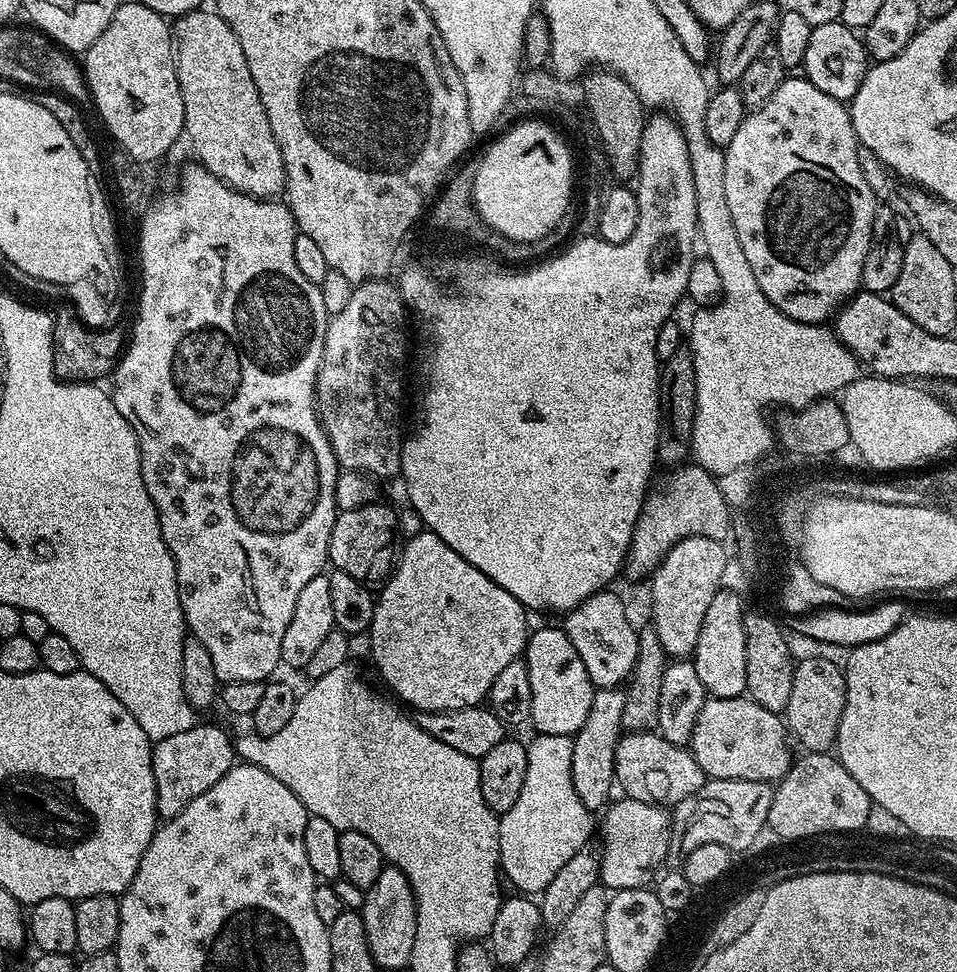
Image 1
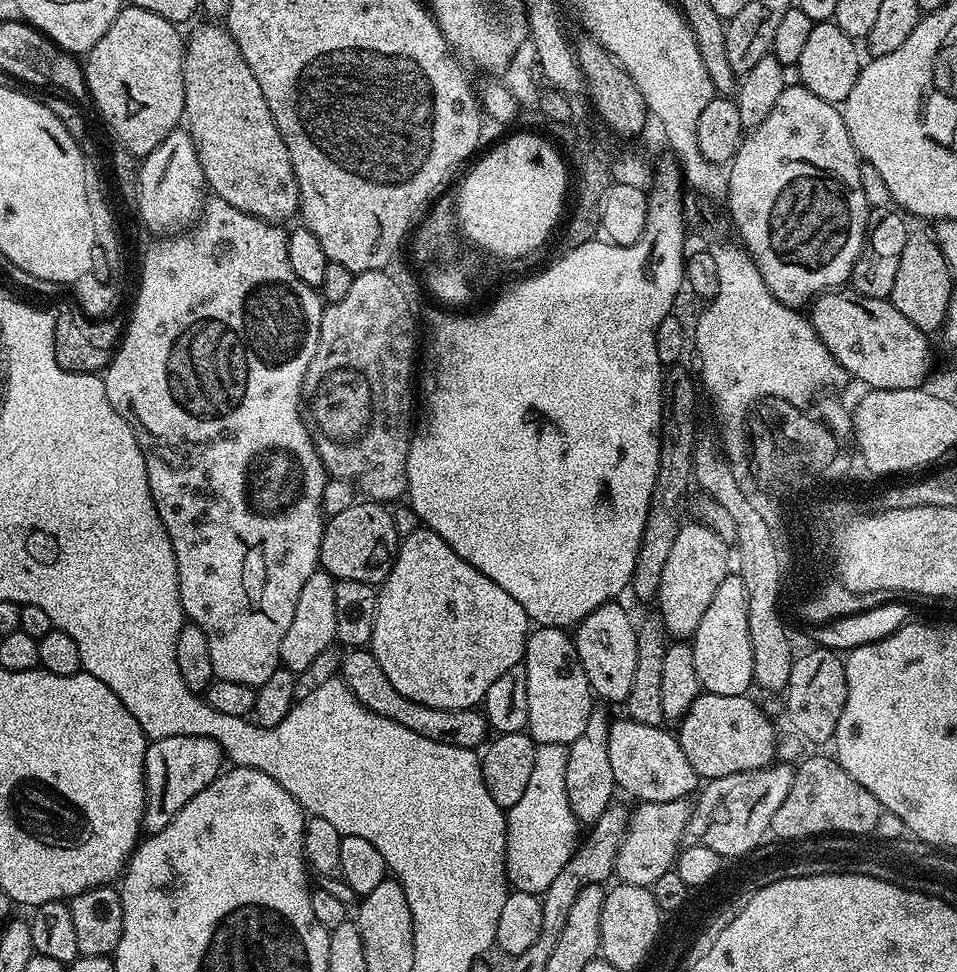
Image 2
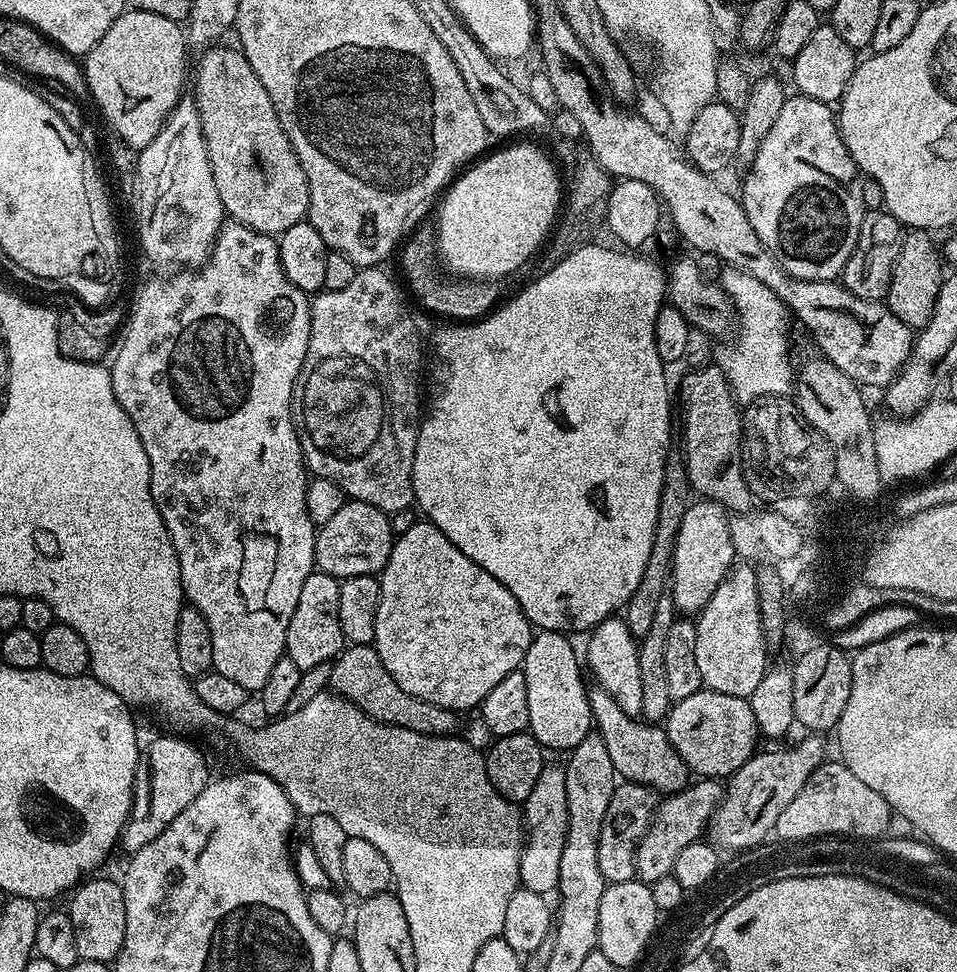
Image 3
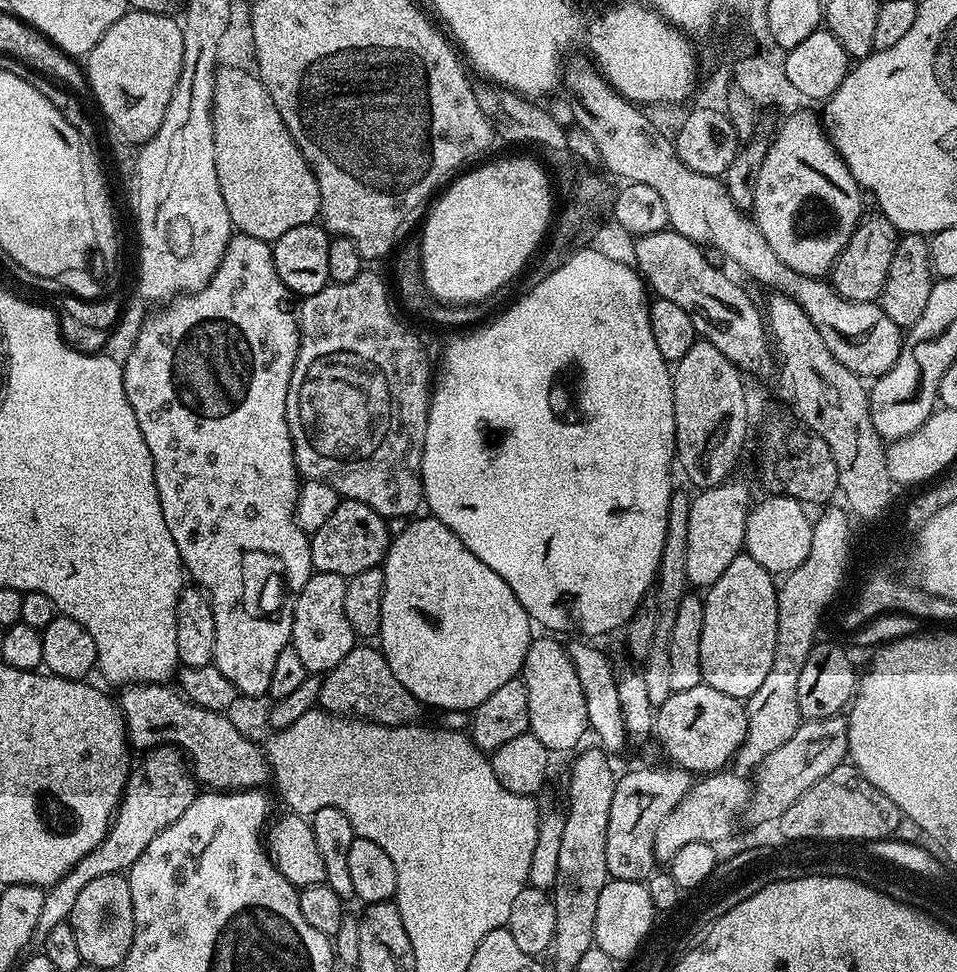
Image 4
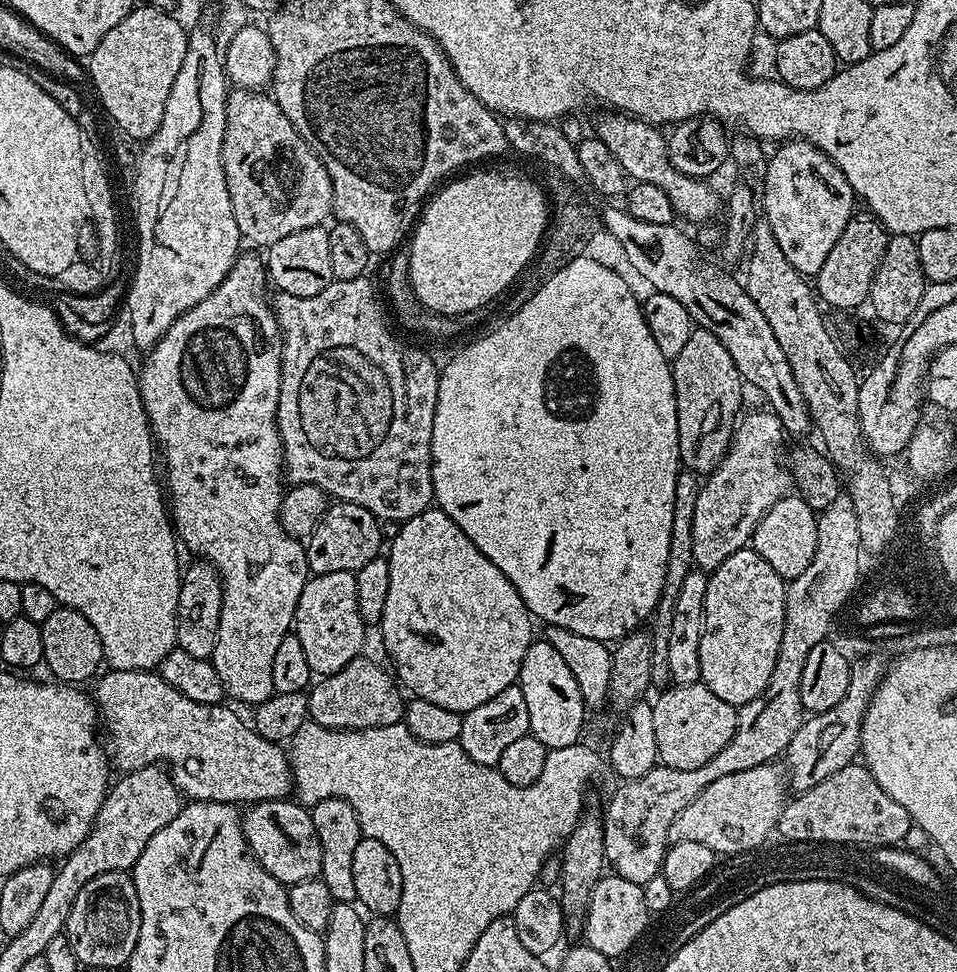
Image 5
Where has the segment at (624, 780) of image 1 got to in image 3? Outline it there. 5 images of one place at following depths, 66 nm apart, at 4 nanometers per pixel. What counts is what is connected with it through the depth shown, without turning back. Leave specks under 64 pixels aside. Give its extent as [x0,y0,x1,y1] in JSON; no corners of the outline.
[588,686,690,794]

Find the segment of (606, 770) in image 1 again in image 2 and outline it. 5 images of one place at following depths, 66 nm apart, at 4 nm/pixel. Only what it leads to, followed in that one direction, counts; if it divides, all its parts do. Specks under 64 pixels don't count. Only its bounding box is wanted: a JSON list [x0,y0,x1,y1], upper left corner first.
[566,706,617,826]

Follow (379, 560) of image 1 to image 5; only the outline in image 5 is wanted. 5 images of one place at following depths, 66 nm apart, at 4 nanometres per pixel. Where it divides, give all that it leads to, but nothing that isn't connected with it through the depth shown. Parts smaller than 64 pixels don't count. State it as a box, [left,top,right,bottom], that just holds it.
[304,502,381,576]

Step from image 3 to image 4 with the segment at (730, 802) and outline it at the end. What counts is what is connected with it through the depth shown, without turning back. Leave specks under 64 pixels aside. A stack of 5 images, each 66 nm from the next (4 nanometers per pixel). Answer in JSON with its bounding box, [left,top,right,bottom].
[750,715,848,824]

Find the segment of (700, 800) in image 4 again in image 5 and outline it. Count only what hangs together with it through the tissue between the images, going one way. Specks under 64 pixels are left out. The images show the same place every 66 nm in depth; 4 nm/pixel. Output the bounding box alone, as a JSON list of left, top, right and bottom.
[669,763,786,858]

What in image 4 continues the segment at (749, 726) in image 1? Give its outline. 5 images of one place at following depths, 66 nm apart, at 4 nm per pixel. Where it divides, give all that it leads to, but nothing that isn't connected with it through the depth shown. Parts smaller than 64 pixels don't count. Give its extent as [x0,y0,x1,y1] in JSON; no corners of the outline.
[654,683,747,774]

